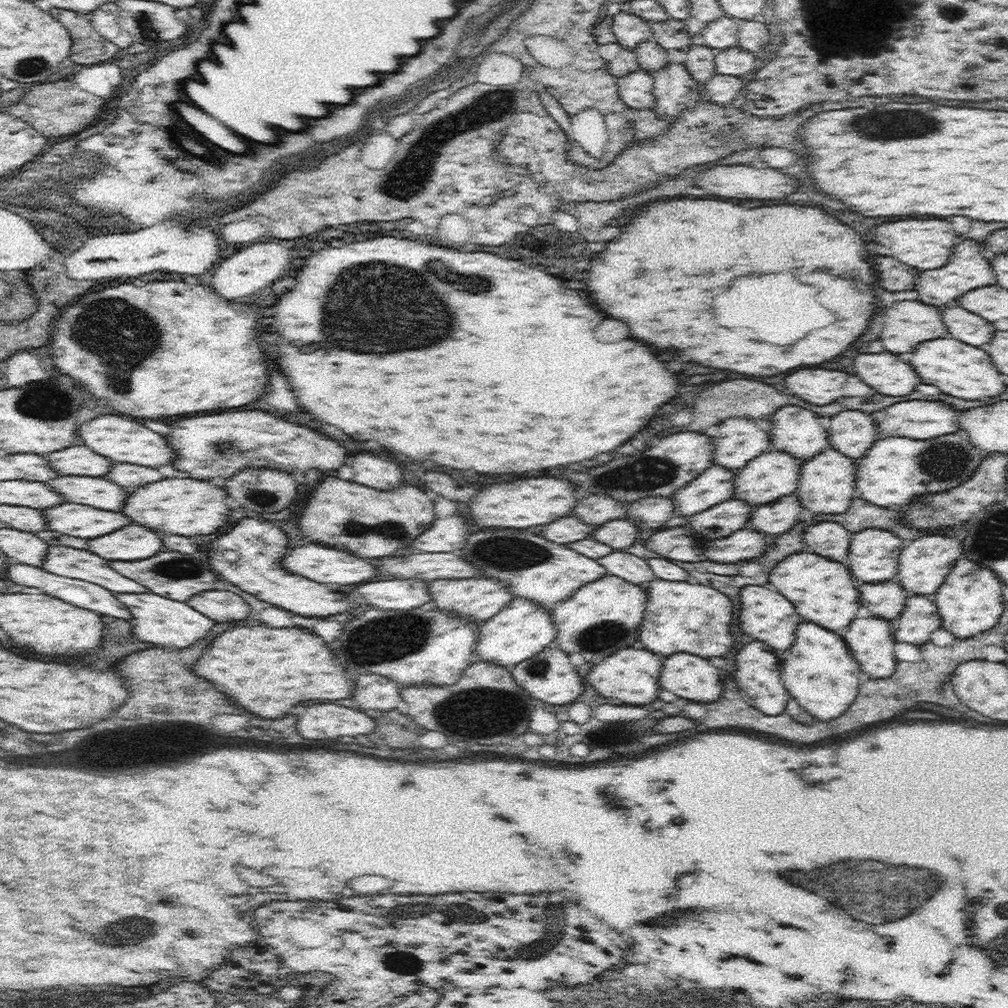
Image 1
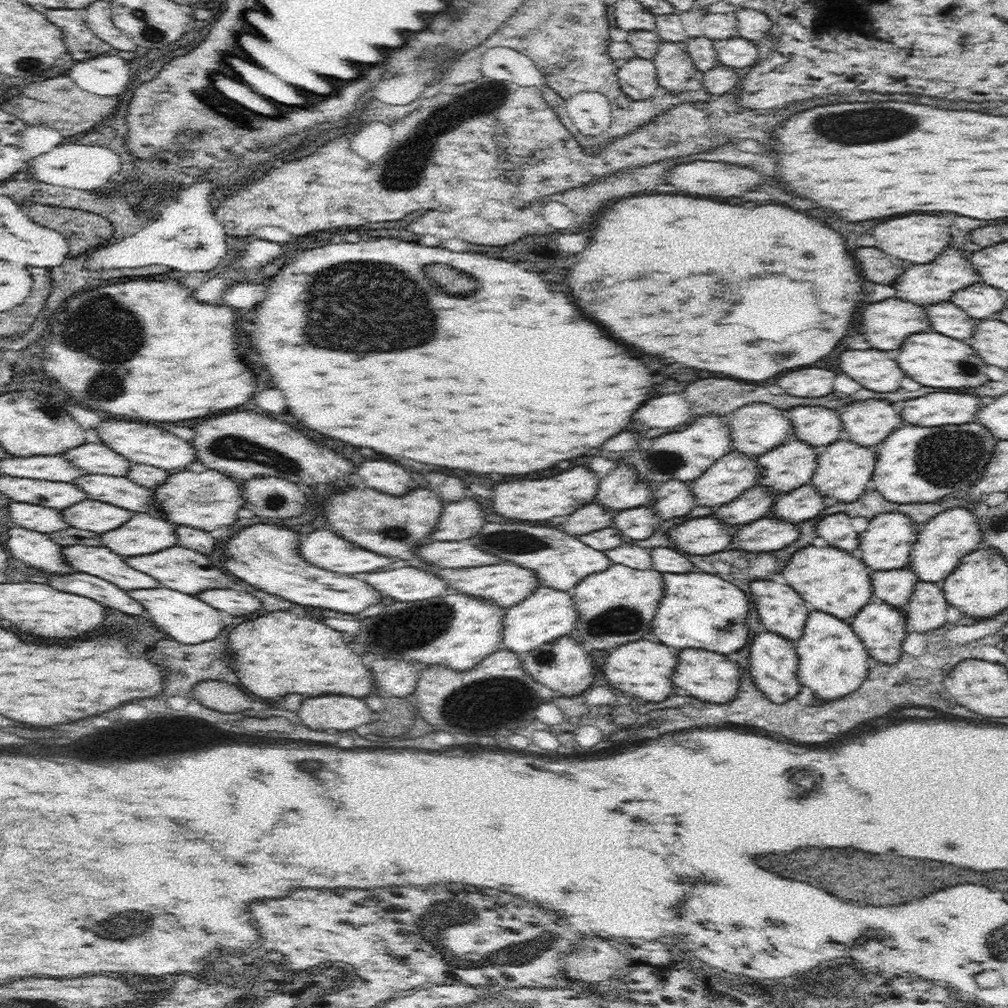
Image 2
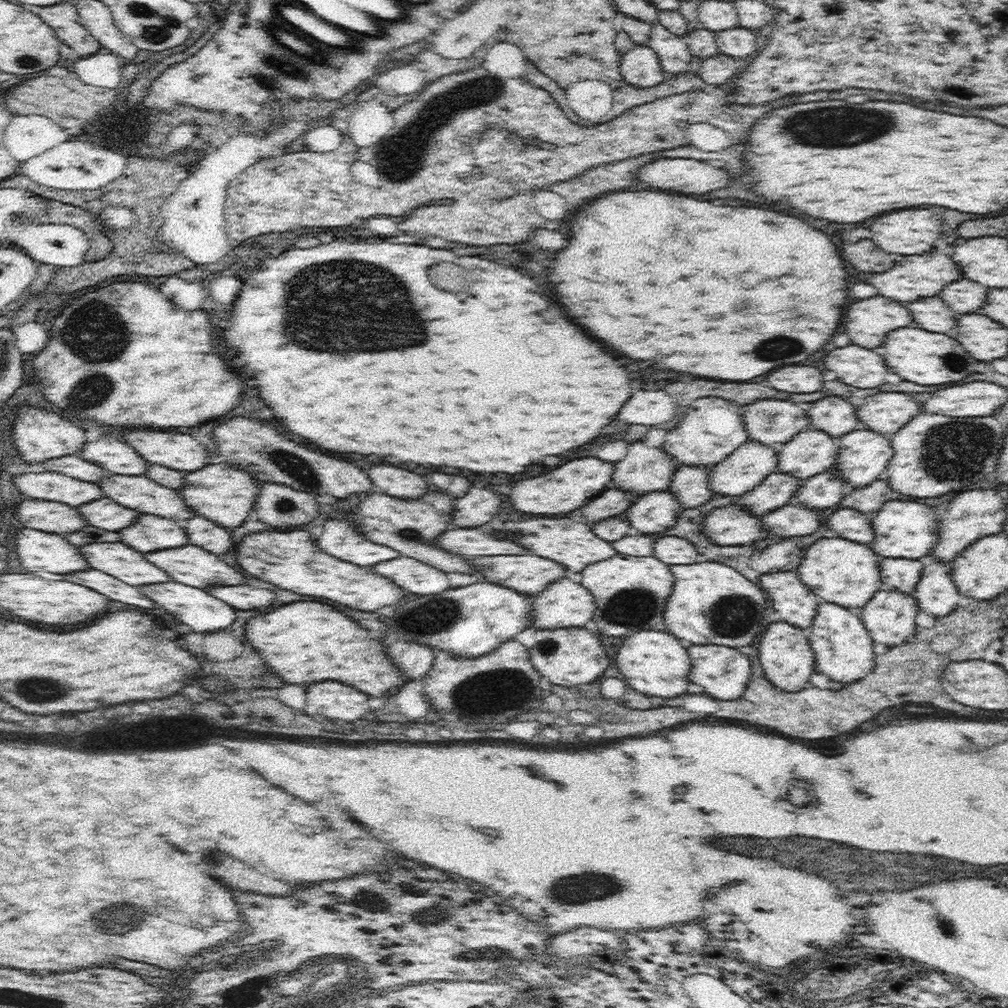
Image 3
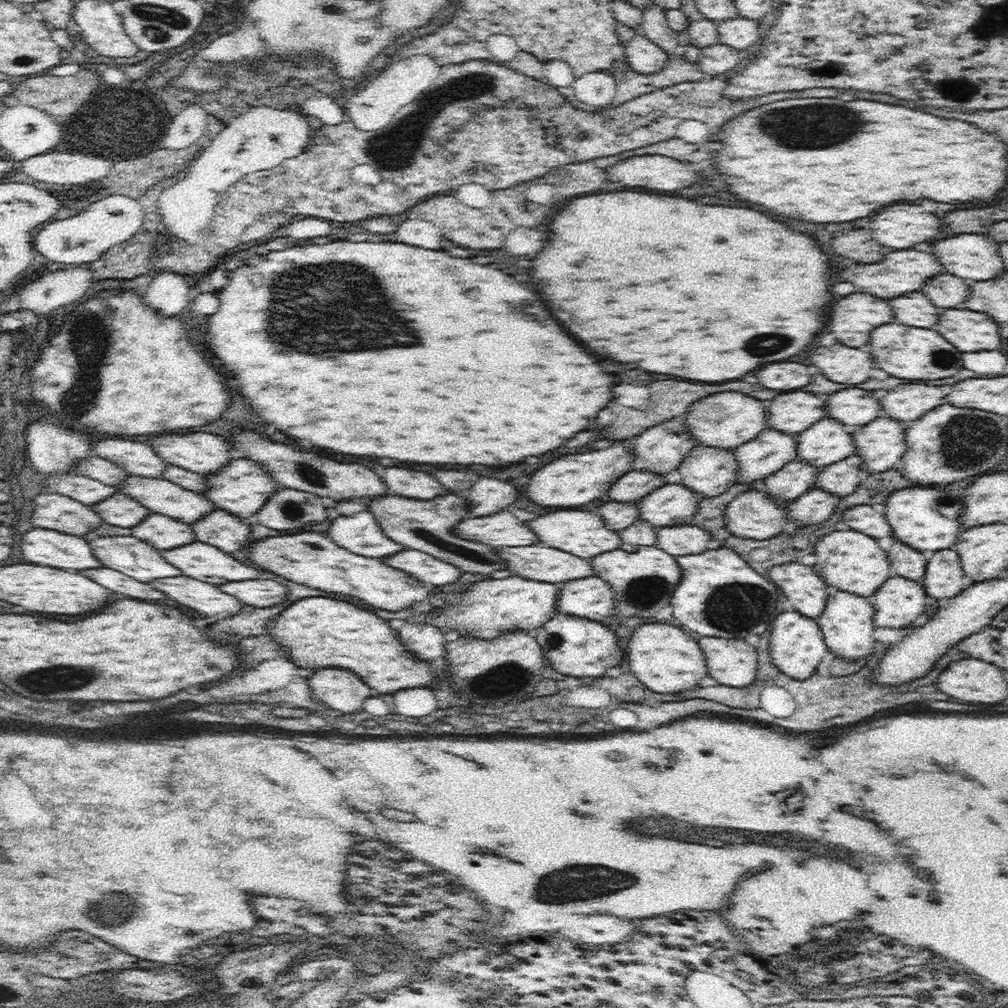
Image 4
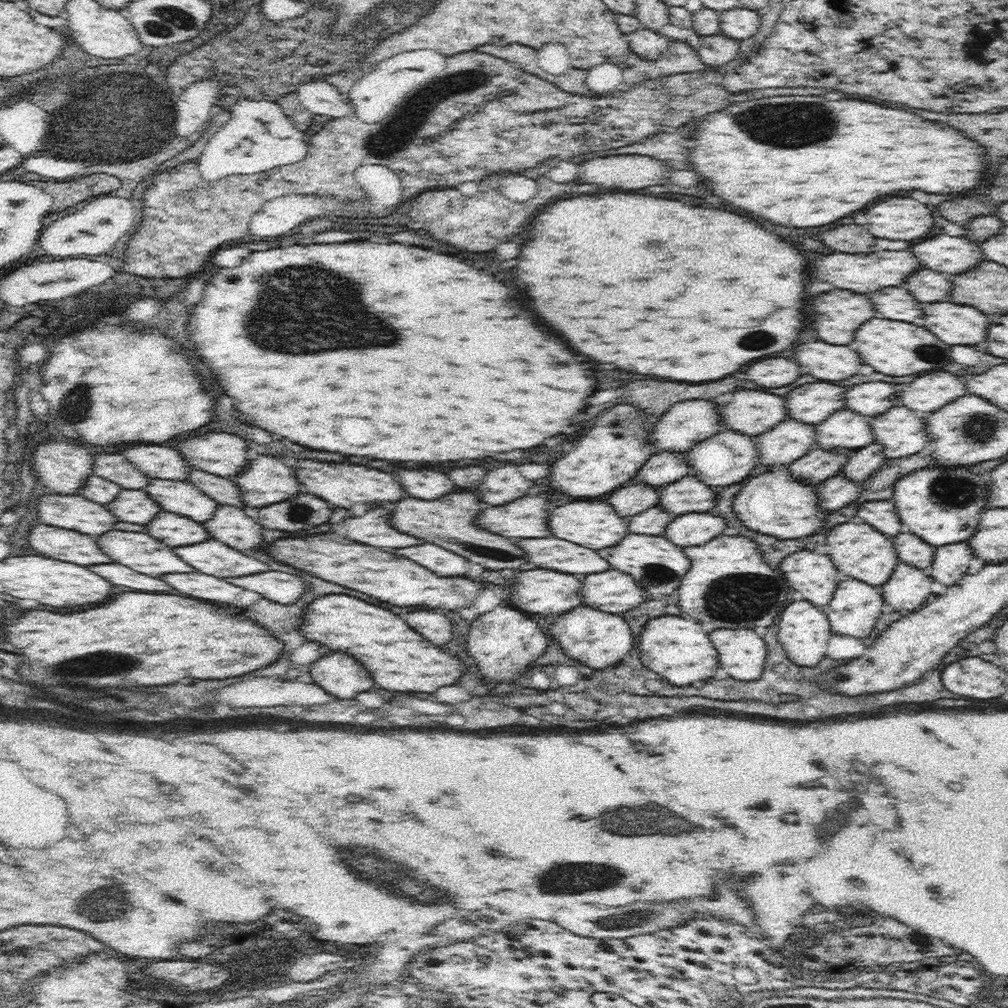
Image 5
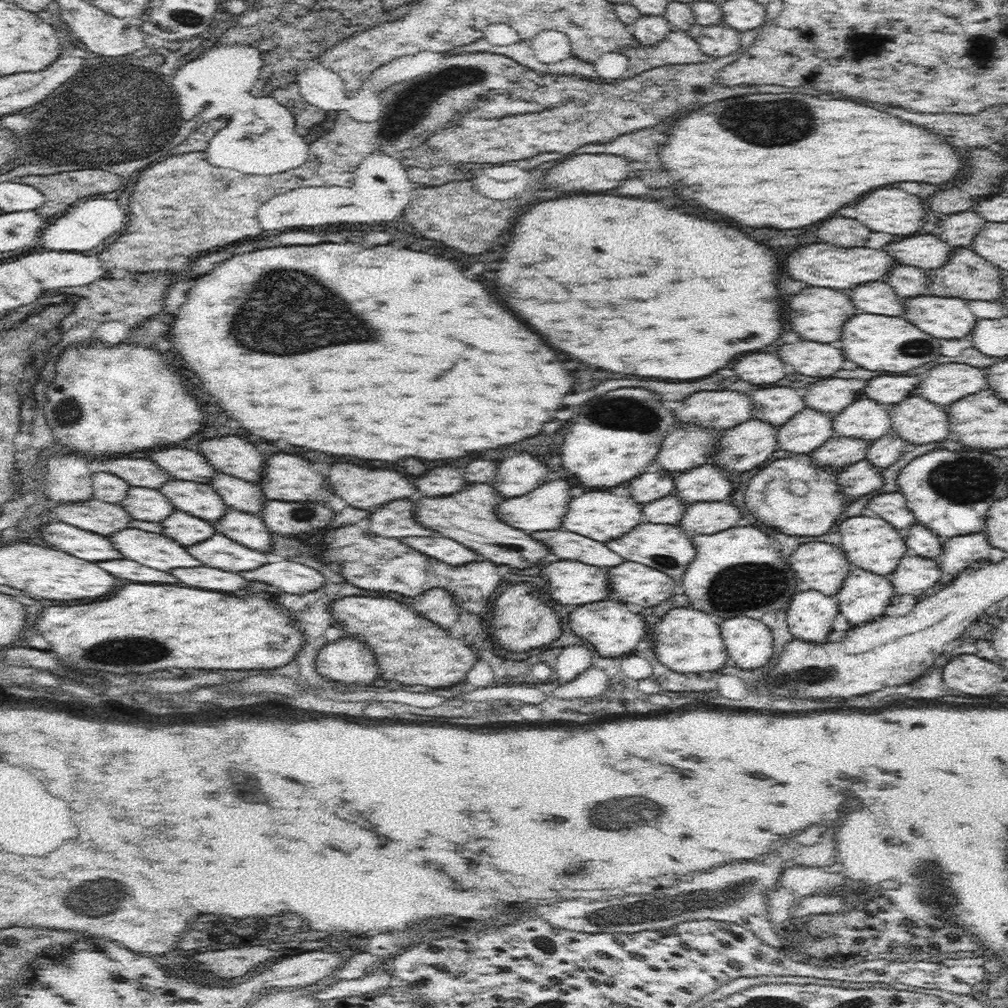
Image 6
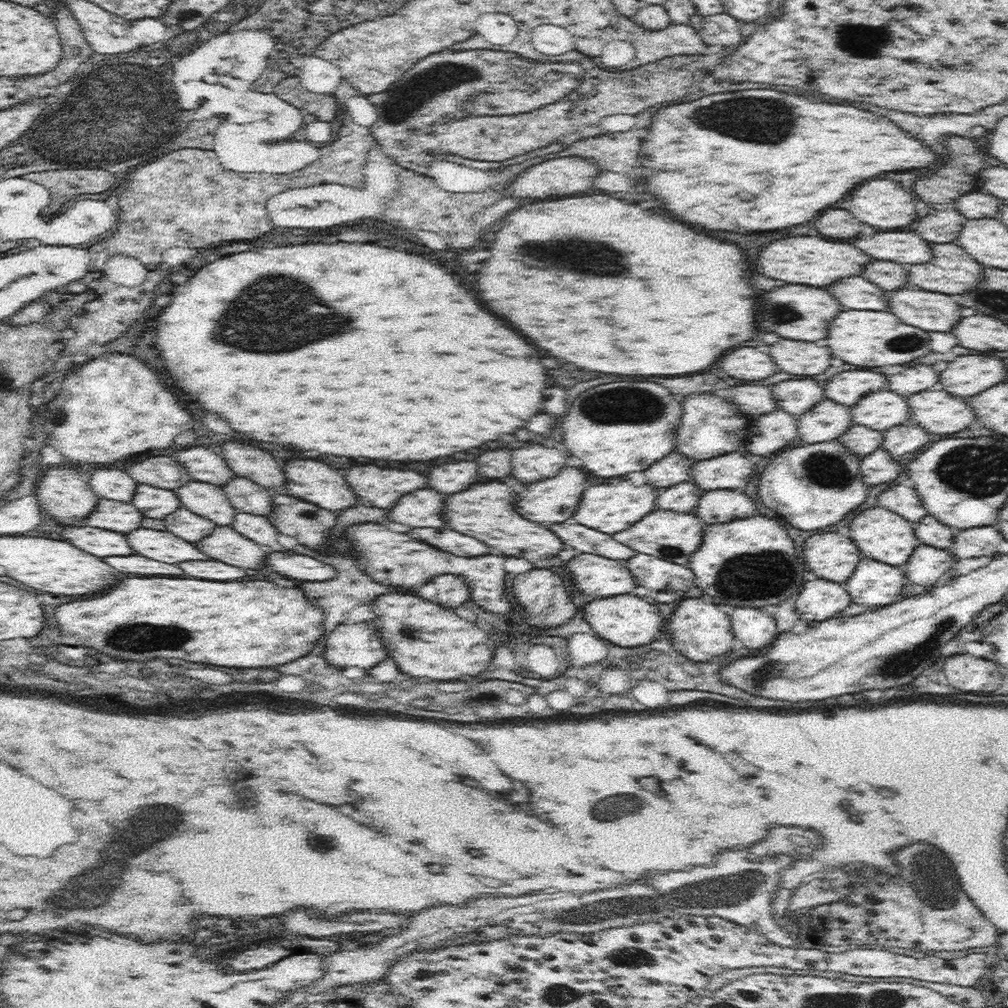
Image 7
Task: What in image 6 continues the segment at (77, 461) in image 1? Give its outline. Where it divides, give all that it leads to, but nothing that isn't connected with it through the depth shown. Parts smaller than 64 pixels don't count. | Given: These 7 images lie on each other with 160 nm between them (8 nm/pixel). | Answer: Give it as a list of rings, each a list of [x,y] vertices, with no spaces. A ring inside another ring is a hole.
[[[172,448],[160,450],[150,456],[160,468],[164,468],[176,480],[192,480],[192,482],[212,482],[217,473],[208,460],[196,450],[186,448]]]

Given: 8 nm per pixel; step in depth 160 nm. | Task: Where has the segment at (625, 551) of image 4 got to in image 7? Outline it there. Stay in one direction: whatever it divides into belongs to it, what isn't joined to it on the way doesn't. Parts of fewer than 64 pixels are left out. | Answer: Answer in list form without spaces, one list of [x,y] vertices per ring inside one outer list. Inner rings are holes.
[[[654,509],[632,526],[614,533],[612,537],[624,545],[630,545],[637,553],[660,557],[664,560],[687,566],[691,554],[702,544],[702,522],[690,512]]]

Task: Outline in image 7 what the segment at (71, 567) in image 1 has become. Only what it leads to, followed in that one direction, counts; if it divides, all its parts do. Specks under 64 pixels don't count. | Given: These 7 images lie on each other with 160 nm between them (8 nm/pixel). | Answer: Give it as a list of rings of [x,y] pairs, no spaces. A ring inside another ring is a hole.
[[[136,528],[128,534],[128,544],[134,552],[160,562],[182,562],[182,560],[206,560],[206,554],[196,550],[190,542],[170,534],[150,528]]]

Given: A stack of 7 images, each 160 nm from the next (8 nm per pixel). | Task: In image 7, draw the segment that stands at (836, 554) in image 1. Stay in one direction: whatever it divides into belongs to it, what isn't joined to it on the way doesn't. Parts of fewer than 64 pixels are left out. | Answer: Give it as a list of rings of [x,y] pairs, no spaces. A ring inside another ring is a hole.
[[[898,484],[898,486],[882,492],[877,498],[880,507],[898,513],[904,519],[912,522],[913,525],[928,514],[926,507],[922,505],[918,491],[914,487],[910,488],[904,484]]]

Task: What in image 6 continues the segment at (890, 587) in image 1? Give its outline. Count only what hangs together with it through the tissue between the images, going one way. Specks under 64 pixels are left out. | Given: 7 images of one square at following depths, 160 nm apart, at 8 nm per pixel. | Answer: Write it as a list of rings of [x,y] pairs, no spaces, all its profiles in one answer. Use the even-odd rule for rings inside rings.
[[[917,522],[903,532],[903,534],[909,554],[913,553],[914,555],[931,559],[938,559],[940,557],[943,540],[930,528]]]

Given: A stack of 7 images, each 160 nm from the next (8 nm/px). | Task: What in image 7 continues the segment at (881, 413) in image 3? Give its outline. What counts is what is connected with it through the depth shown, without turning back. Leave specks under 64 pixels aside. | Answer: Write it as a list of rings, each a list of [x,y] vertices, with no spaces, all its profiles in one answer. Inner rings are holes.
[[[961,355],[949,362],[939,374],[938,388],[963,399],[1005,383],[1006,357]]]

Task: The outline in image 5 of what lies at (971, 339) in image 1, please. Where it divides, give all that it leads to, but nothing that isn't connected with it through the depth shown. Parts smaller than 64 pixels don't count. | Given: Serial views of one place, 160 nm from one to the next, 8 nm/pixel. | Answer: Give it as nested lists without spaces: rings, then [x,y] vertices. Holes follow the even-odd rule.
[[[894,286],[894,288],[882,288],[872,298],[876,306],[874,318],[890,318],[890,320],[902,320],[902,322],[914,322],[916,318],[922,318],[924,304],[916,302],[906,288]]]

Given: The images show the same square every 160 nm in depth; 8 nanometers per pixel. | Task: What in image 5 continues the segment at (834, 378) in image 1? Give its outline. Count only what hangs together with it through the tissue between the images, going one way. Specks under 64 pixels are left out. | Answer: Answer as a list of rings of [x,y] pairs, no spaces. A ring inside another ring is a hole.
[[[764,358],[748,368],[748,378],[770,391],[789,389],[786,384],[794,384],[800,375],[800,366],[786,358]]]

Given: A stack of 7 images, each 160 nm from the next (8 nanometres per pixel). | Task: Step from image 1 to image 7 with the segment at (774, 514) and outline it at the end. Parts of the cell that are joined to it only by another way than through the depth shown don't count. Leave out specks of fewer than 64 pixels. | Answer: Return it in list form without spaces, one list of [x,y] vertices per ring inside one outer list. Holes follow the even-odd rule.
[[[901,425],[893,426],[884,432],[884,442],[882,447],[896,460],[904,458],[905,454],[919,452],[924,444],[933,438],[933,436],[920,425]]]

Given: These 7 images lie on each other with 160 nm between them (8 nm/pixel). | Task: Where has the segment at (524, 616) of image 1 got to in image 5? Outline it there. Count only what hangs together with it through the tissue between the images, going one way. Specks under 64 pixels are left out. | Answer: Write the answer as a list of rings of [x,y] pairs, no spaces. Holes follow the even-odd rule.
[[[608,569],[601,573],[582,576],[582,588],[578,590],[582,604],[596,610],[621,614],[640,606],[647,598],[644,587],[628,573]]]

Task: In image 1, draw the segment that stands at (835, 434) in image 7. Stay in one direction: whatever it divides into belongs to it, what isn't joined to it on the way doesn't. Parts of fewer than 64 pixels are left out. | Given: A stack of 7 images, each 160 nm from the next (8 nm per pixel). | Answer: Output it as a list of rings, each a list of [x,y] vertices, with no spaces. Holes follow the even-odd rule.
[[[718,464],[708,467],[684,488],[672,494],[674,515],[691,517],[734,496],[736,472]]]

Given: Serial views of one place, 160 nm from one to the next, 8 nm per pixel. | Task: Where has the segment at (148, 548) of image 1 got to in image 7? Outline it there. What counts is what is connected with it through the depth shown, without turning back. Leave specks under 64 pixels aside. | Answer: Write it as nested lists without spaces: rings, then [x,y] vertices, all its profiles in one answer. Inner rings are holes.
[[[178,508],[174,514],[164,518],[166,522],[166,530],[170,530],[172,534],[190,540],[190,542],[198,542],[206,536],[210,536],[210,532],[214,532],[216,523],[202,516],[196,516],[194,512],[186,510],[186,508]]]

